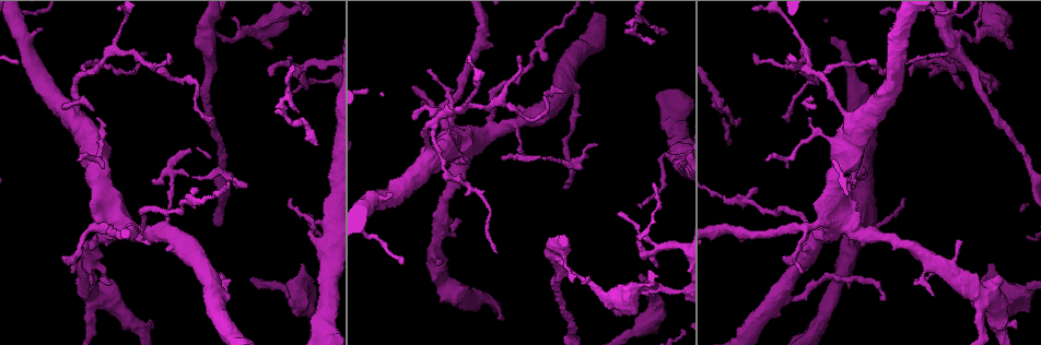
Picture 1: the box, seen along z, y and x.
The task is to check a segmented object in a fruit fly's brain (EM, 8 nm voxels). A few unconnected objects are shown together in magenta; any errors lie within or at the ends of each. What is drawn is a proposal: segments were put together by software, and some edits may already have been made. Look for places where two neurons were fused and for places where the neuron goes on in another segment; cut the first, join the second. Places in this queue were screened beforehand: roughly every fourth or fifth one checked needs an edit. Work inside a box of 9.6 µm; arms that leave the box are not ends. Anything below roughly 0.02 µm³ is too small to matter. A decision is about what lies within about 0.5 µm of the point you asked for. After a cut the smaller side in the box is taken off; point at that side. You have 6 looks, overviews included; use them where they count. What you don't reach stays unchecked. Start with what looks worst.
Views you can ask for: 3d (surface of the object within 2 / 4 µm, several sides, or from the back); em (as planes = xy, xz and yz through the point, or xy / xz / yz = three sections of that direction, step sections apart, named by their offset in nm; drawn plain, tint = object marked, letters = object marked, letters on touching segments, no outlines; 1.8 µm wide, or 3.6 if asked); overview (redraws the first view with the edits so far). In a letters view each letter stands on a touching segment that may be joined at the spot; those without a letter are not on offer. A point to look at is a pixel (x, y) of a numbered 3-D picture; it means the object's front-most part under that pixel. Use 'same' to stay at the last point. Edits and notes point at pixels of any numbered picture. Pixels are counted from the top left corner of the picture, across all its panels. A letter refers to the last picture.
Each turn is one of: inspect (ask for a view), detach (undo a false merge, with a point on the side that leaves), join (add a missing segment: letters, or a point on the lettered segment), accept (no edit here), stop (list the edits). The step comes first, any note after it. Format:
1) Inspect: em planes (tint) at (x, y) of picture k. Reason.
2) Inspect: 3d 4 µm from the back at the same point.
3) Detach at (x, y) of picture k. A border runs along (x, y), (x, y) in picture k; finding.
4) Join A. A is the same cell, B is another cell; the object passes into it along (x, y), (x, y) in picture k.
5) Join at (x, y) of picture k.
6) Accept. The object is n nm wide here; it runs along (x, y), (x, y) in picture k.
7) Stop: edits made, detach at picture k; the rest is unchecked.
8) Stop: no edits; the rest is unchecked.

Inspect: 3d 2 µm at (618, 316) of picture 1. An open end.

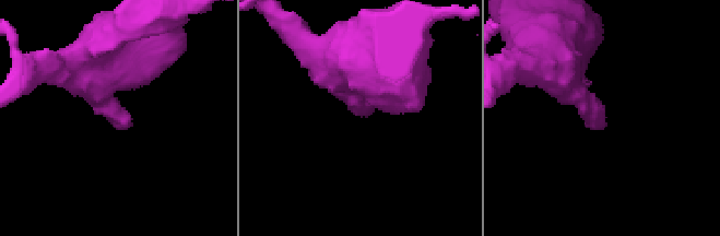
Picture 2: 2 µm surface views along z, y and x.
Inspect: em xy step 16 (letters) at (369, 111) of picture 2. Now the EM.

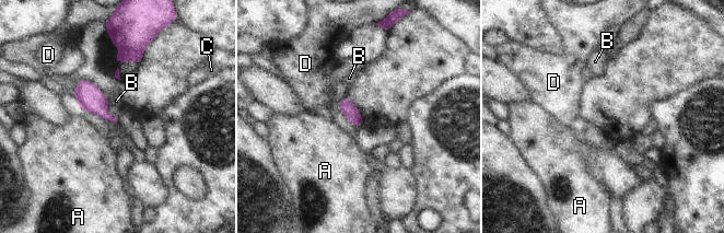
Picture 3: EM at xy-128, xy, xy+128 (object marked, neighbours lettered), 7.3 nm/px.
Inspect: em planes (letters) at the same point.

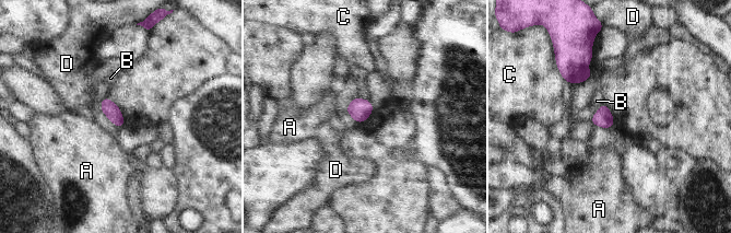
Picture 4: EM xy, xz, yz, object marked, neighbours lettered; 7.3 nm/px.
Accept. A, B, C and D are other cells; a border runs along (602, 103), (599, 107) in picture 4; none of them fits.

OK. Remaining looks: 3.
Inspect: 3d 2 µm at (617, 214) of picture 1.

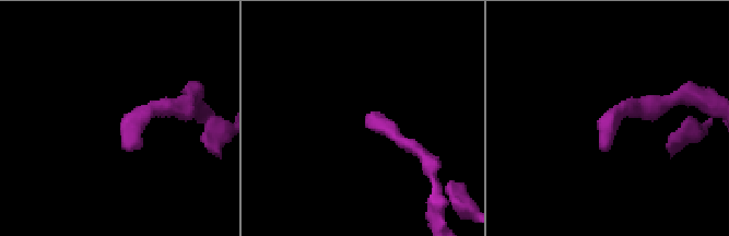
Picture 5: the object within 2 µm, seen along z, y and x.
Inspect: em planes (plain) at (123, 148) of picture 5. Need the tissue.

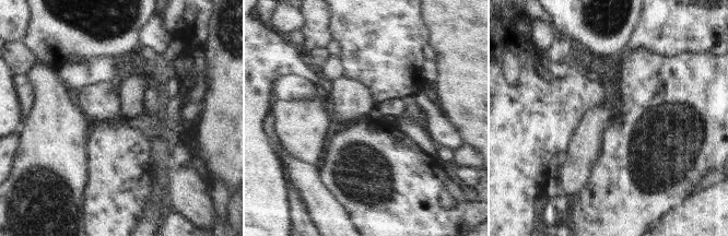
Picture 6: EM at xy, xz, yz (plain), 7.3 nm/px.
Inspect: em planes (letters) at the same point. See the neighbours.

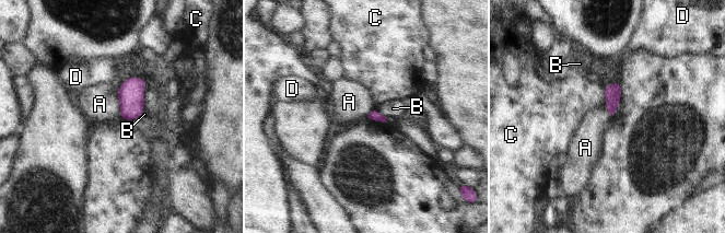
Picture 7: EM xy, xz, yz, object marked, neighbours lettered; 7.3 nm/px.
Accept. A, B, C and D are other cells; a border runs along (117, 91), (121, 117) in picture 7; no lettered segment goes on from it.

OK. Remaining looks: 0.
Stop: no edits; the rest is unchecked.

